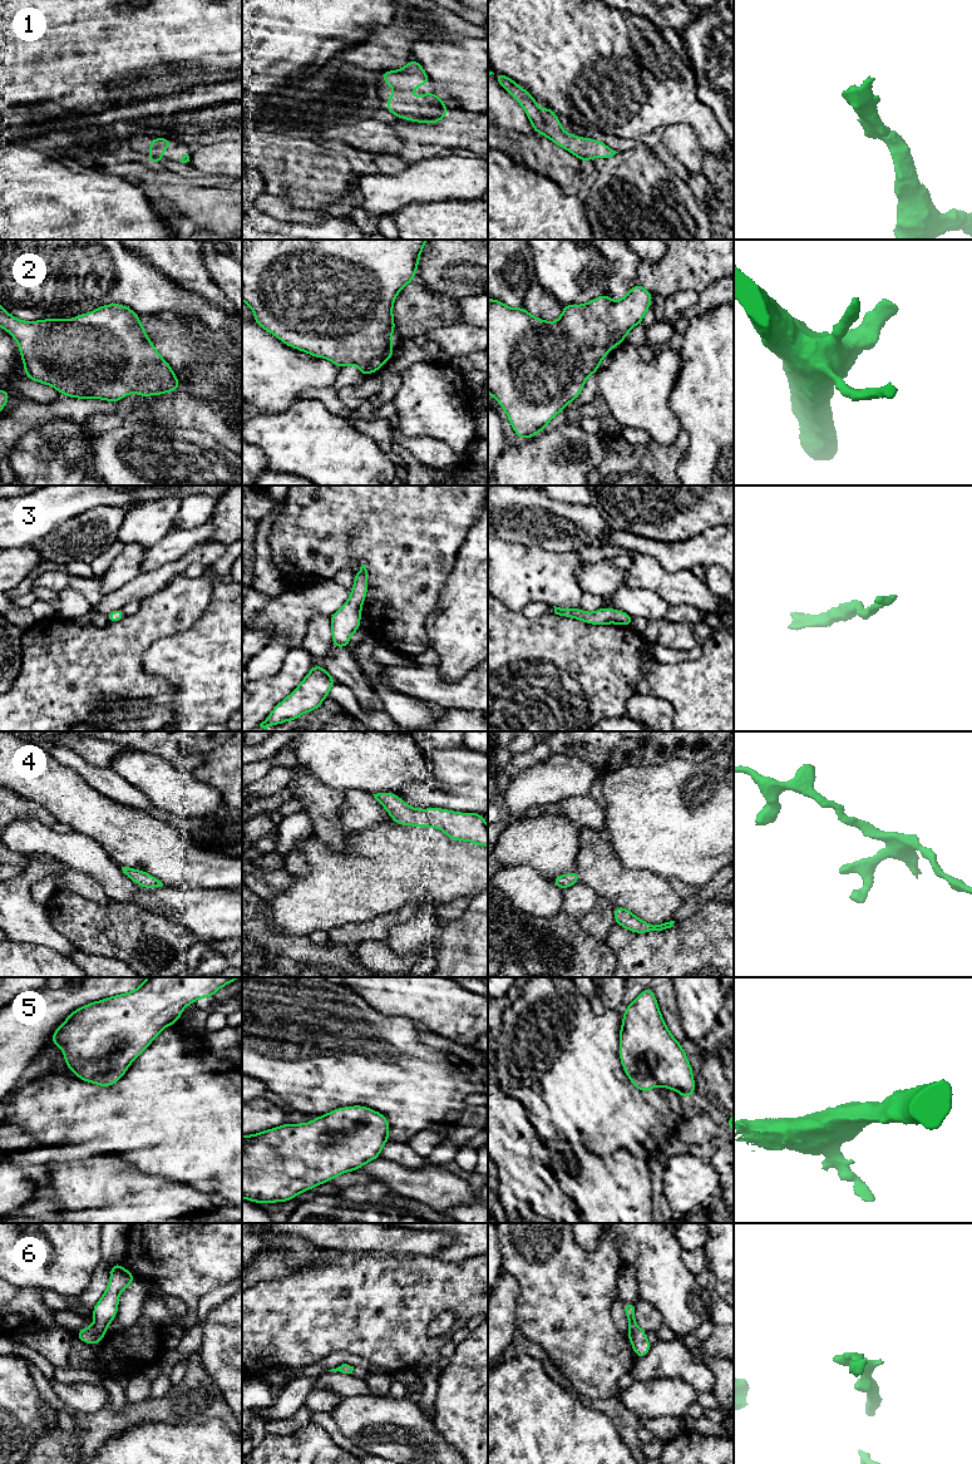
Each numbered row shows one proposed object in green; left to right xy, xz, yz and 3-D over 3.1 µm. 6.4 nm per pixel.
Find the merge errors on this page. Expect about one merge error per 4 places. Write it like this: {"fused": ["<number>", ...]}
{"fused": []}

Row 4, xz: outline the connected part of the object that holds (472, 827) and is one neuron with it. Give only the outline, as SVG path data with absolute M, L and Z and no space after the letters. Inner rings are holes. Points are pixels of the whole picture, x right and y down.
M391 793L372 794L388 810L394 823L415 827L435 827L452 841L468 841L488 847L485 818L477 813L458 813L440 808L414 809Z

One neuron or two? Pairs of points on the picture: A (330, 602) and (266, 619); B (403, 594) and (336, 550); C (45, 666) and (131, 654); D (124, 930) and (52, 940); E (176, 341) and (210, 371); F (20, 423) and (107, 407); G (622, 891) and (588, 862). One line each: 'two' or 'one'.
A: one
B: one
C: one
D: two
E: one
F: one
G: one

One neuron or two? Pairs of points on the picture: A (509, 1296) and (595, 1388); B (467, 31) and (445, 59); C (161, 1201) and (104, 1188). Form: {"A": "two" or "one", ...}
{"A": "two", "B": "two", "C": "one"}

